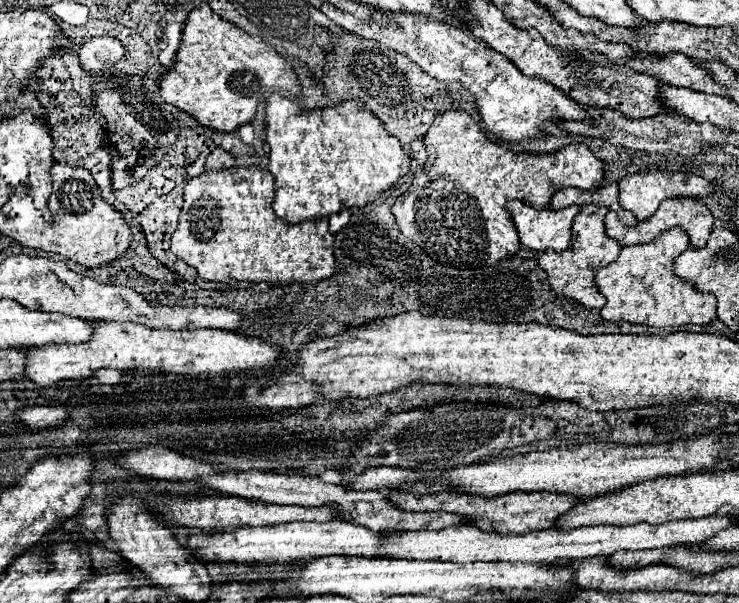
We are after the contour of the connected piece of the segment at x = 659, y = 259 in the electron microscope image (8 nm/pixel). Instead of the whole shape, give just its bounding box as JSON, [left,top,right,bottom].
[595,227,717,327]

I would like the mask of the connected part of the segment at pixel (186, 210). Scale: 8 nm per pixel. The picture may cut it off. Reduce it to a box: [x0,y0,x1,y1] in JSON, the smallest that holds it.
[171,167,335,283]

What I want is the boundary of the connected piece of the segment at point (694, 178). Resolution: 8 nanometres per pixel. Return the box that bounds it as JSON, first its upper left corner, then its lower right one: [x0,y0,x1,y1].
[619,171,713,221]

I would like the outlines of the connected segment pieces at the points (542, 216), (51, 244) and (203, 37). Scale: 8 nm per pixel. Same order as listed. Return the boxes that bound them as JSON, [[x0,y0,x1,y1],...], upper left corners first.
[[507,201,581,253],[17,163,133,267],[159,5,301,131]]

